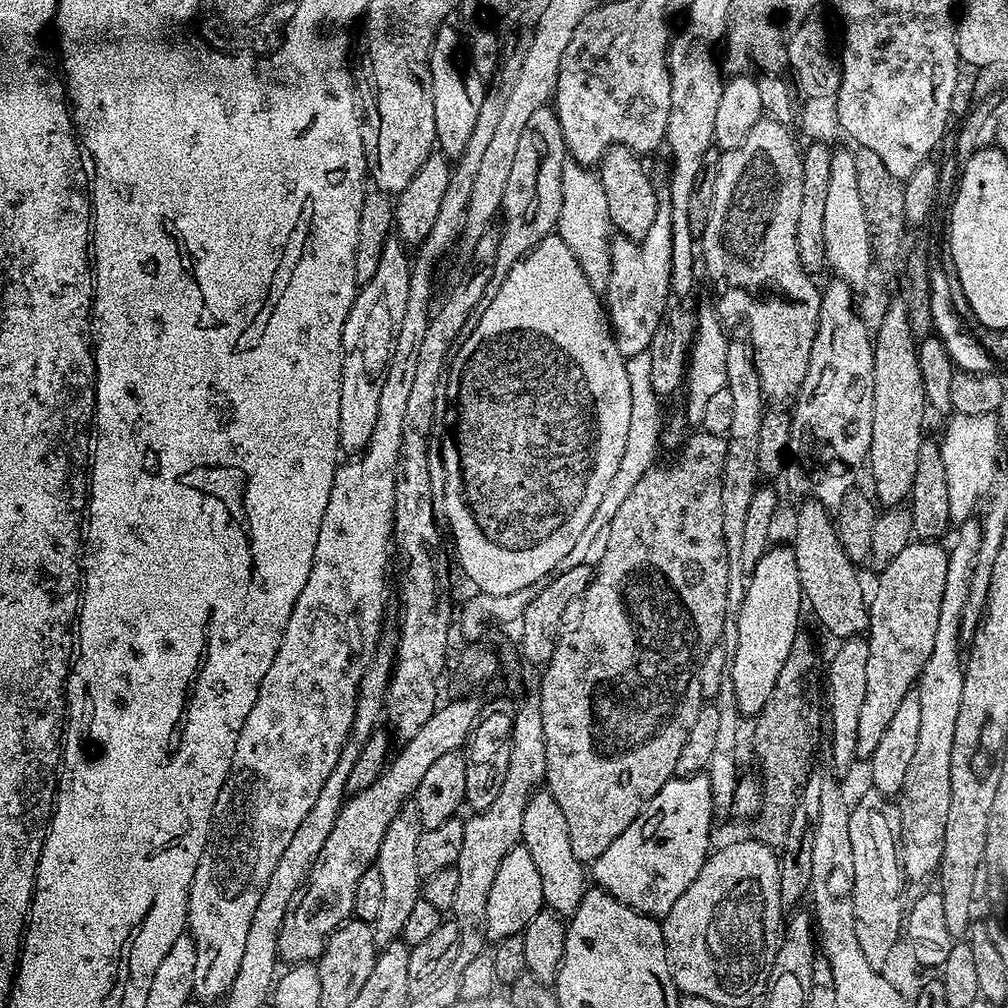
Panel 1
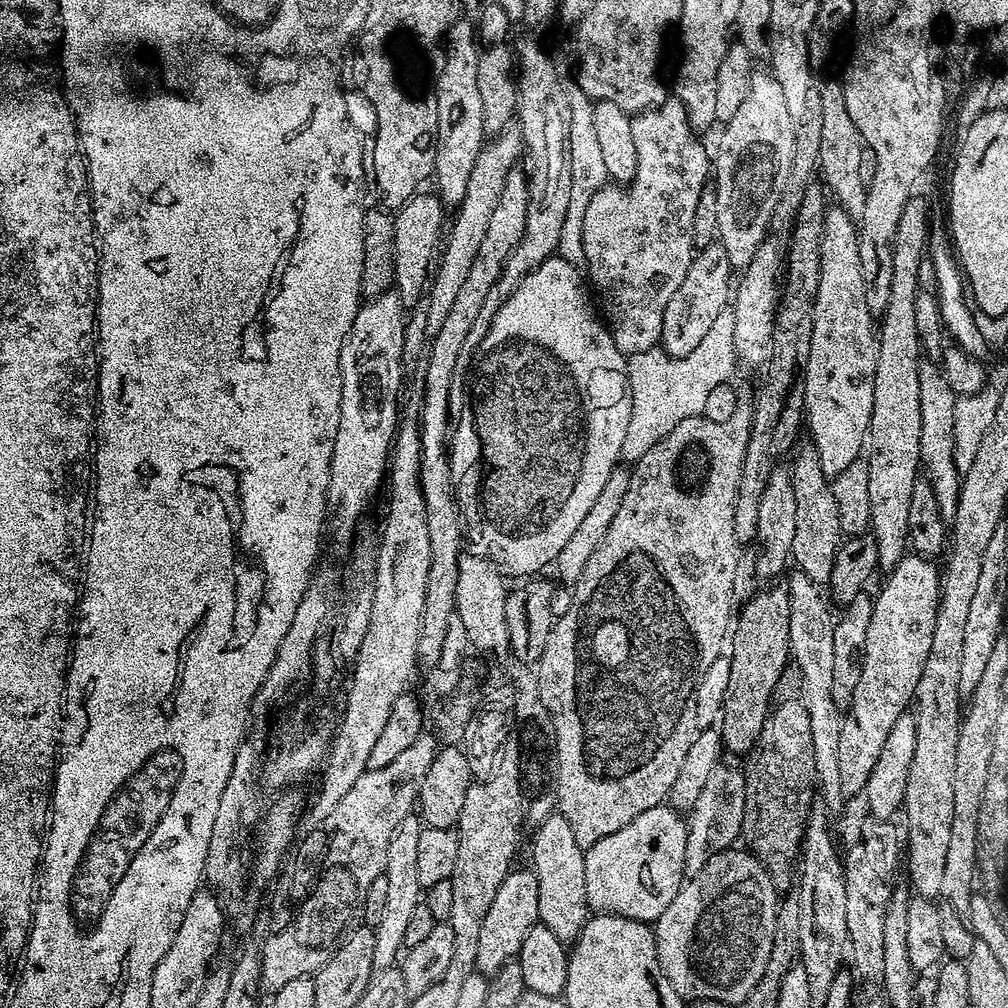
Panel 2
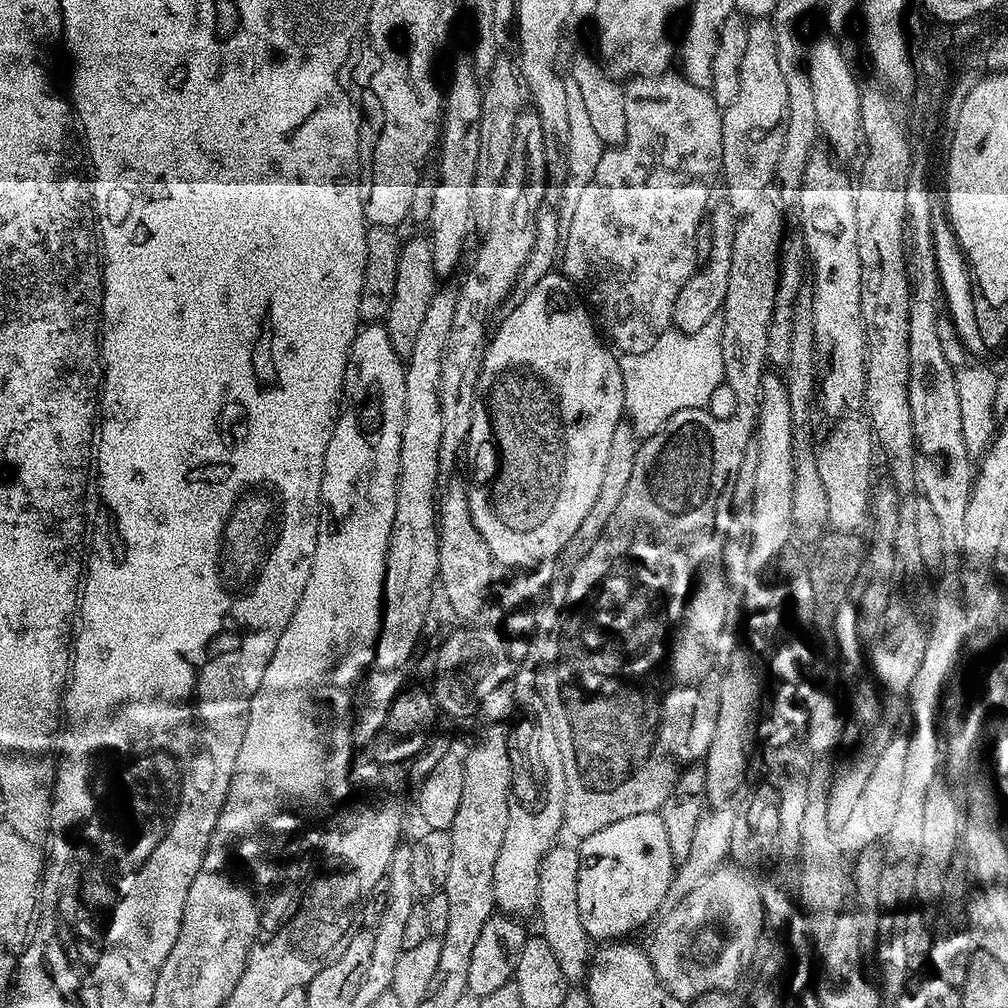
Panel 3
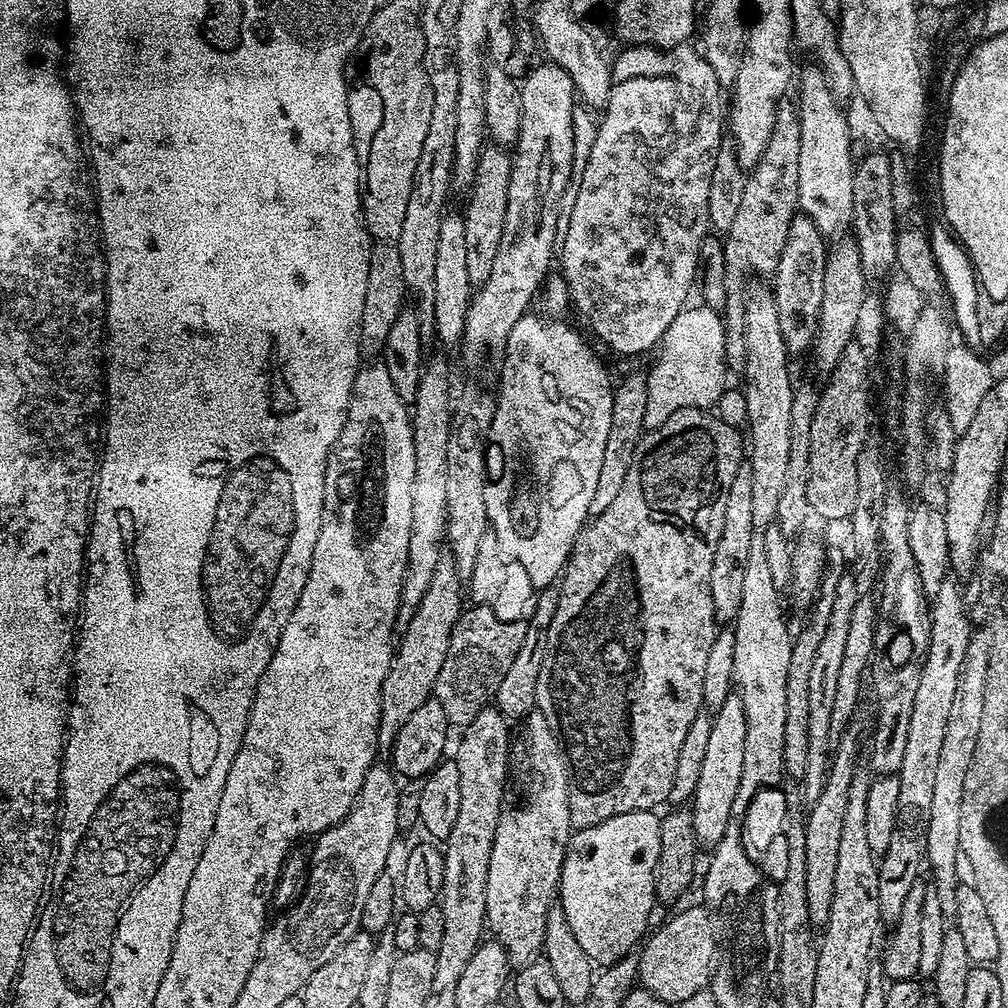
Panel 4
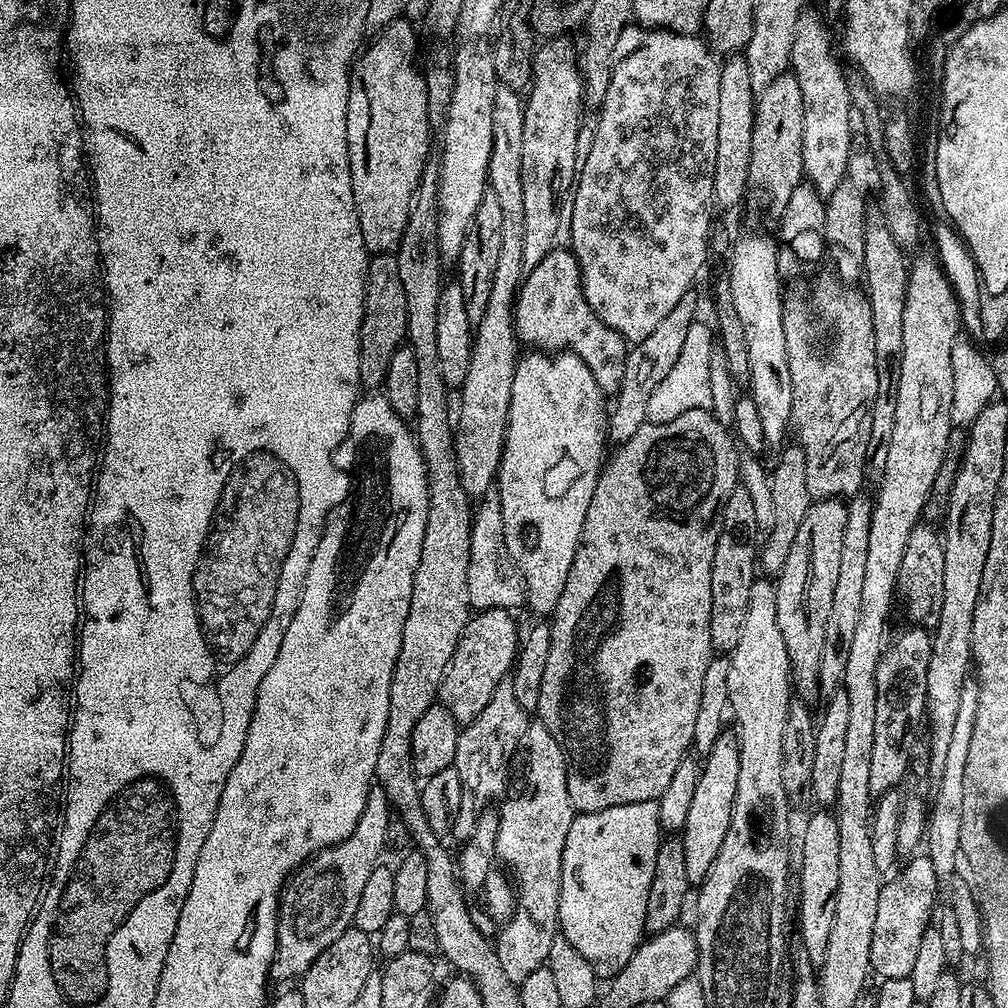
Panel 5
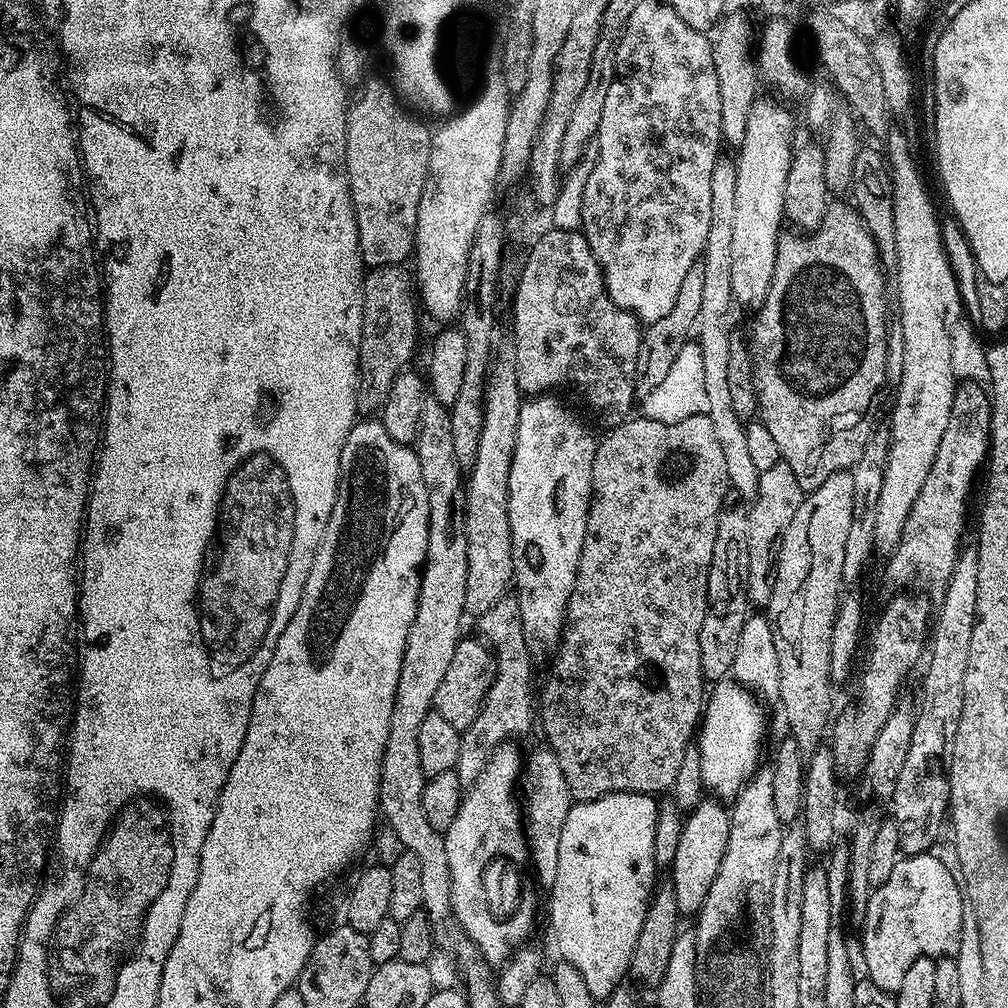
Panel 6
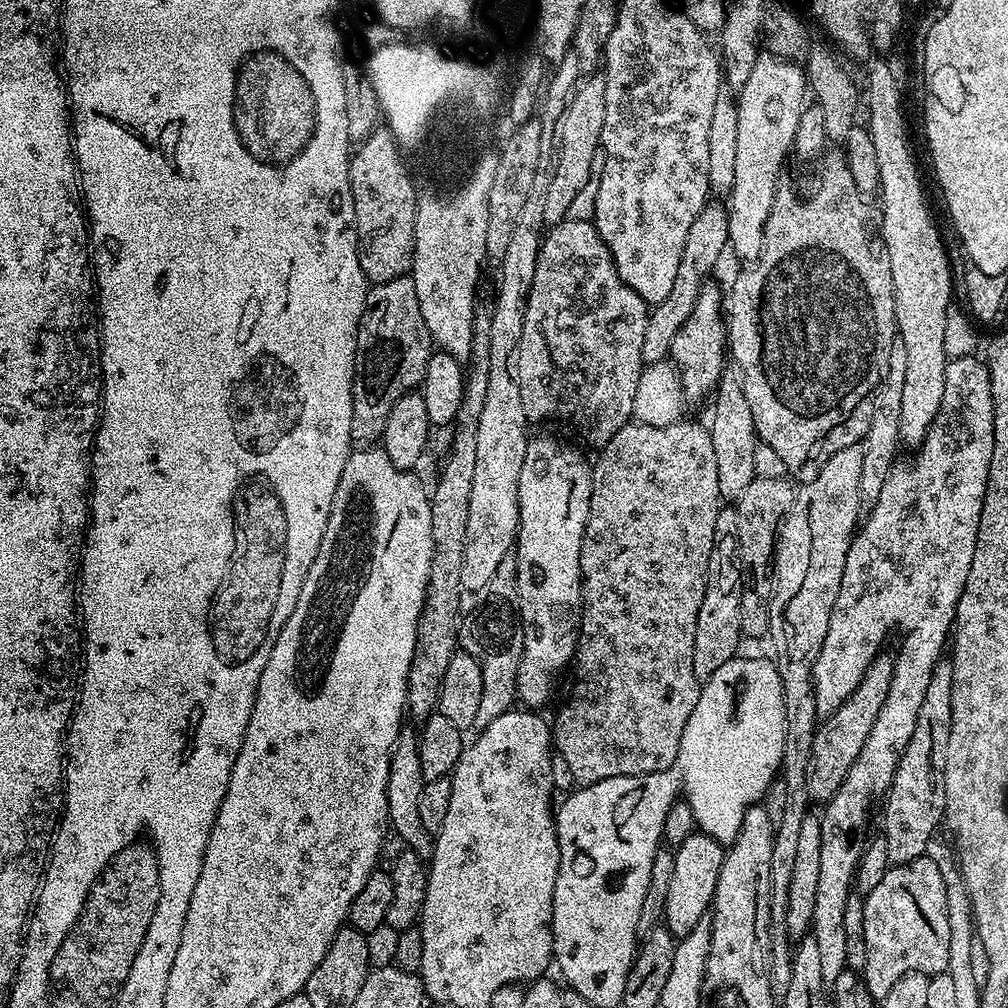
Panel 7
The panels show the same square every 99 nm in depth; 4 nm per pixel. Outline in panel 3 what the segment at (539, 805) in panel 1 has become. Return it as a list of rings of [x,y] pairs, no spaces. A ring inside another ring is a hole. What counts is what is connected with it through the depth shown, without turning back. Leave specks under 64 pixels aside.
[[[563,842],[557,843],[542,858],[540,877],[538,878],[538,898],[536,912],[540,916],[539,935],[550,942],[550,950],[568,979],[569,985],[583,985],[588,975],[588,965],[594,948],[586,934],[586,926],[582,926],[582,917],[578,914],[578,866],[580,854]]]

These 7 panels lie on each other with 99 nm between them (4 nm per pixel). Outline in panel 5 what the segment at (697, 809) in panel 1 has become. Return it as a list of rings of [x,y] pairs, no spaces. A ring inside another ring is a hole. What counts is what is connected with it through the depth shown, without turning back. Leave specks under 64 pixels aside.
[[[647,800],[646,802],[630,802],[626,806],[610,806],[606,810],[597,812],[581,812],[573,815],[570,834],[566,834],[566,846],[562,850],[562,886],[560,887],[560,897],[558,898],[558,932],[590,962],[590,966],[596,972],[597,977],[611,978],[617,976],[630,962],[630,958],[636,953],[636,947],[645,939],[644,923],[646,922],[646,898],[650,894],[650,882],[654,878],[654,858],[662,839],[662,829],[658,822],[658,806],[656,801]]]

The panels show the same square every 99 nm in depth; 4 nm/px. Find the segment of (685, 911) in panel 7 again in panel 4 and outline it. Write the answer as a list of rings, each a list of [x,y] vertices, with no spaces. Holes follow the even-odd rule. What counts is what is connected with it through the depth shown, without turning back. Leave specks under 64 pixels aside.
[[[731,694],[712,716],[712,729],[706,745],[706,759],[702,762],[698,778],[698,790],[690,801],[694,834],[701,849],[715,848],[718,842],[722,842],[722,834],[726,834],[730,809],[734,807],[734,794],[738,794],[738,782],[742,782],[742,750],[746,750],[746,710],[739,695]]]

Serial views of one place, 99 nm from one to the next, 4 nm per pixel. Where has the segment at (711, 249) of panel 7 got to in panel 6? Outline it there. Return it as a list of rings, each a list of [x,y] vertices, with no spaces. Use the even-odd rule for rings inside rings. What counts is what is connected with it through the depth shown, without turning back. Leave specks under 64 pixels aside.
[[[698,262],[690,266],[682,286],[678,286],[678,299],[674,301],[670,314],[666,314],[666,318],[658,318],[658,322],[643,329],[638,350],[638,366],[634,374],[634,390],[637,397],[648,396],[650,390],[654,390],[665,380],[666,373],[670,371],[670,366],[674,366],[682,346],[689,343],[696,327],[698,310],[702,310],[702,293],[704,293],[704,271],[702,263]]]

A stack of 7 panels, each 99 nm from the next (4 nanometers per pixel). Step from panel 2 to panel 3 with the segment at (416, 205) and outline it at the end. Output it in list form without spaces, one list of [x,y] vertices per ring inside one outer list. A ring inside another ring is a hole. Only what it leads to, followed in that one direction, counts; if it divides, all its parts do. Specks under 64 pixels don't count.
[[[427,235],[412,236],[400,245],[398,254],[398,274],[394,277],[394,298],[390,298],[390,310],[382,323],[390,334],[390,346],[401,358],[414,351],[414,338],[418,338],[418,329],[426,319],[430,301],[434,299],[438,287],[438,277],[434,274],[434,258]]]

